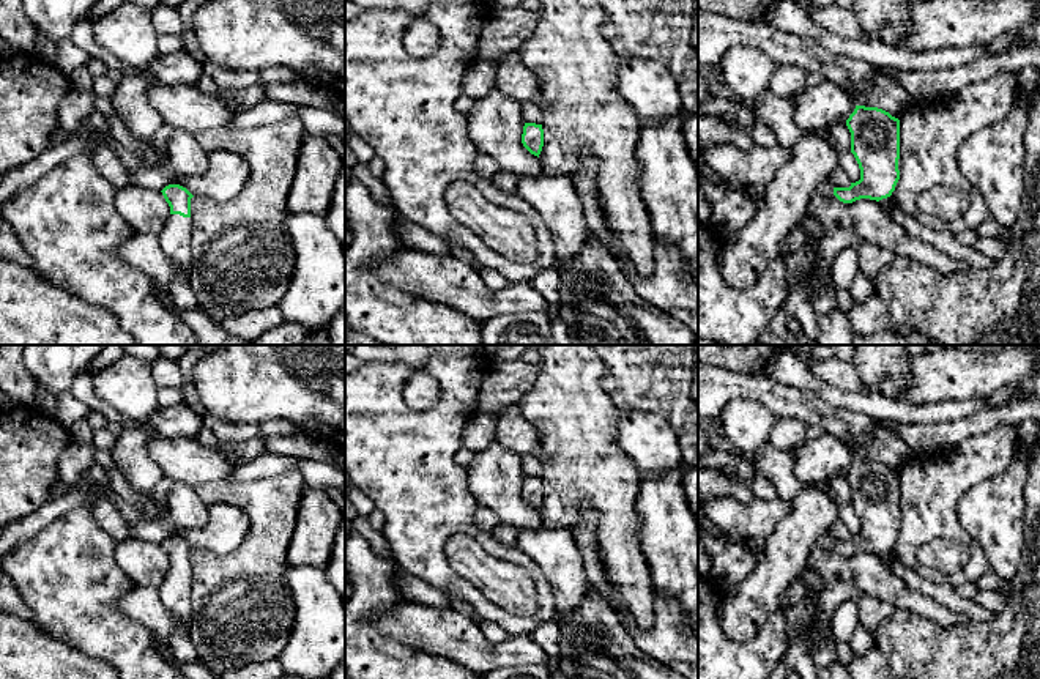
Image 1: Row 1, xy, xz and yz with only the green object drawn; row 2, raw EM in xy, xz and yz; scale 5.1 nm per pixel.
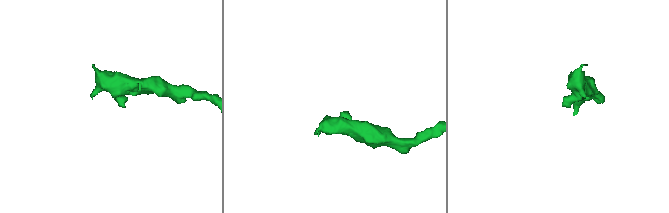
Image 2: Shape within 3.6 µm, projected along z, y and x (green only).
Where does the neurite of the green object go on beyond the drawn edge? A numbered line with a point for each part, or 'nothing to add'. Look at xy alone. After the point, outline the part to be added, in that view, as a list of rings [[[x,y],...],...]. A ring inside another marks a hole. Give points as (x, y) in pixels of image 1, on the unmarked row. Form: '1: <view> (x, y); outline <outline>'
1: xy (175, 591); outline [[[170,567],[158,589],[162,605],[175,618],[175,630],[165,641],[170,654],[181,663],[197,662],[199,655],[189,636],[192,621],[192,572]]]

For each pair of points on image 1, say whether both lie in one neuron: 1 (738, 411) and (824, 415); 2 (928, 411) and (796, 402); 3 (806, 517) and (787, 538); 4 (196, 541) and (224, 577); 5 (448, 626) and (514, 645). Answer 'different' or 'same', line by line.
1: different
2: different
3: same
4: different
5: same

